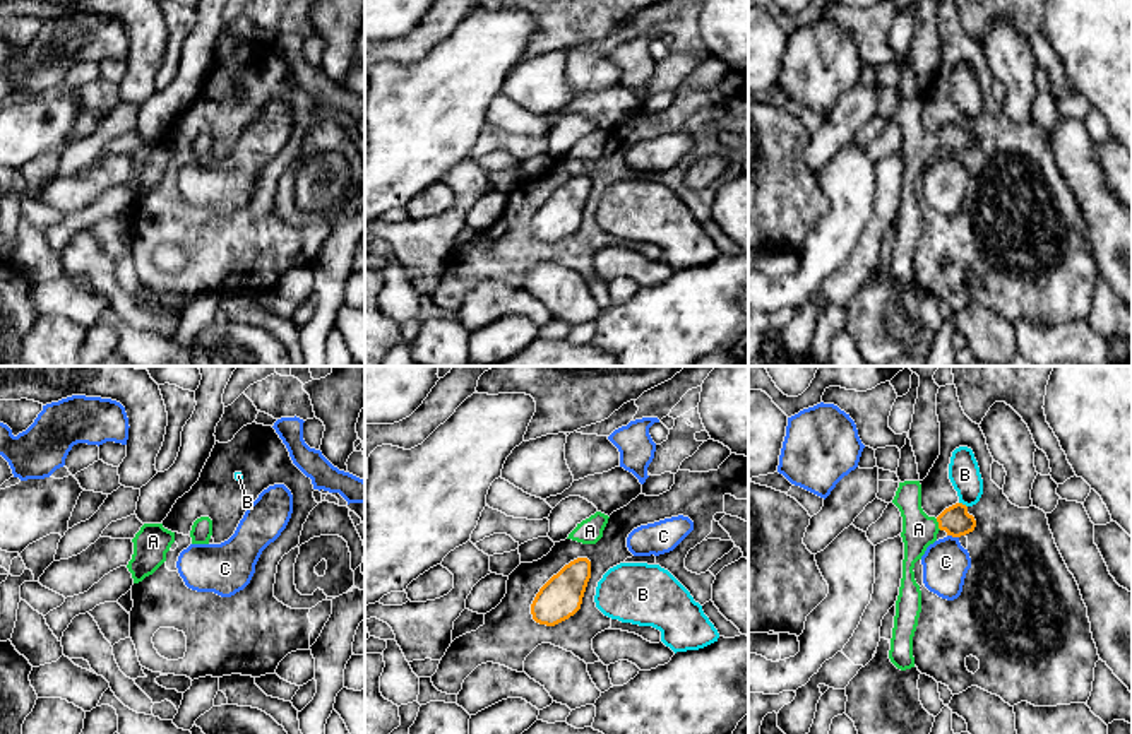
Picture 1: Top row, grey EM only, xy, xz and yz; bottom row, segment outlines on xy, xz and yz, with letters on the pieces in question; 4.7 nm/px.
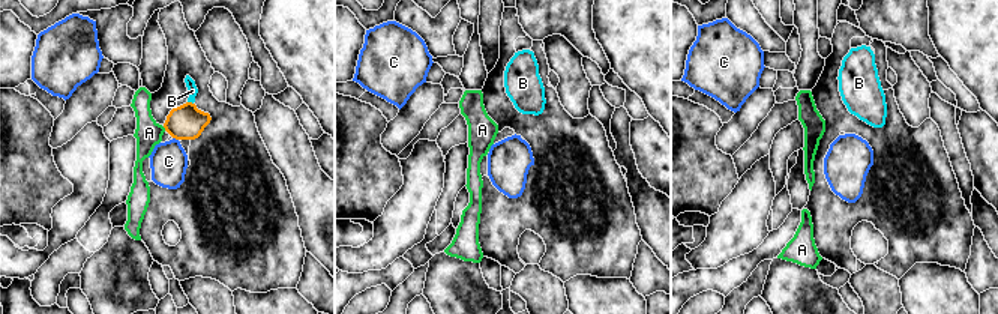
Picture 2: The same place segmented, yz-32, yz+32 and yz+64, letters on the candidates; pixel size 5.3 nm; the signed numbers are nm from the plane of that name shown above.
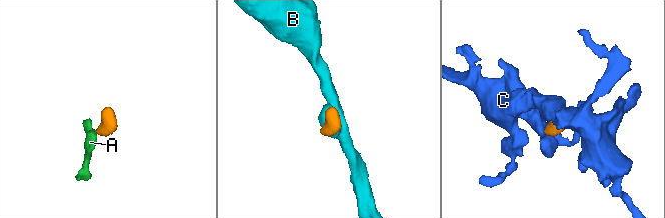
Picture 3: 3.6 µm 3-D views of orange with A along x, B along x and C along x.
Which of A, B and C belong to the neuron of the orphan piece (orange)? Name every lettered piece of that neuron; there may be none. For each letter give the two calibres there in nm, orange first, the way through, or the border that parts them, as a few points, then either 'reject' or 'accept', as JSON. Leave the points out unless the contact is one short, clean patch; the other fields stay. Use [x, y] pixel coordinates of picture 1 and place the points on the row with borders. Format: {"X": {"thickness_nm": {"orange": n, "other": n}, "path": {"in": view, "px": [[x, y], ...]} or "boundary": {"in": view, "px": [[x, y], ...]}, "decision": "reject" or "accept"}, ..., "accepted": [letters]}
{"A": {"thickness_nm": {"orange": 140, "other": 160}, "path": {"in": "yz", "px": [[956, 520], [939, 524], [918, 529]]}, "decision": "accept"}, "B": {"thickness_nm": {"orange": 140, "other": 140}, "boundary": {"in": "yz", "px": [[959, 502], [966, 507]]}, "decision": "reject"}, "C": {"thickness_nm": {"orange": 140, "other": 220}, "boundary": {"in": "yz", "px": [[947, 534], [958, 538]]}, "decision": "reject"}, "accepted": ["A"]}

